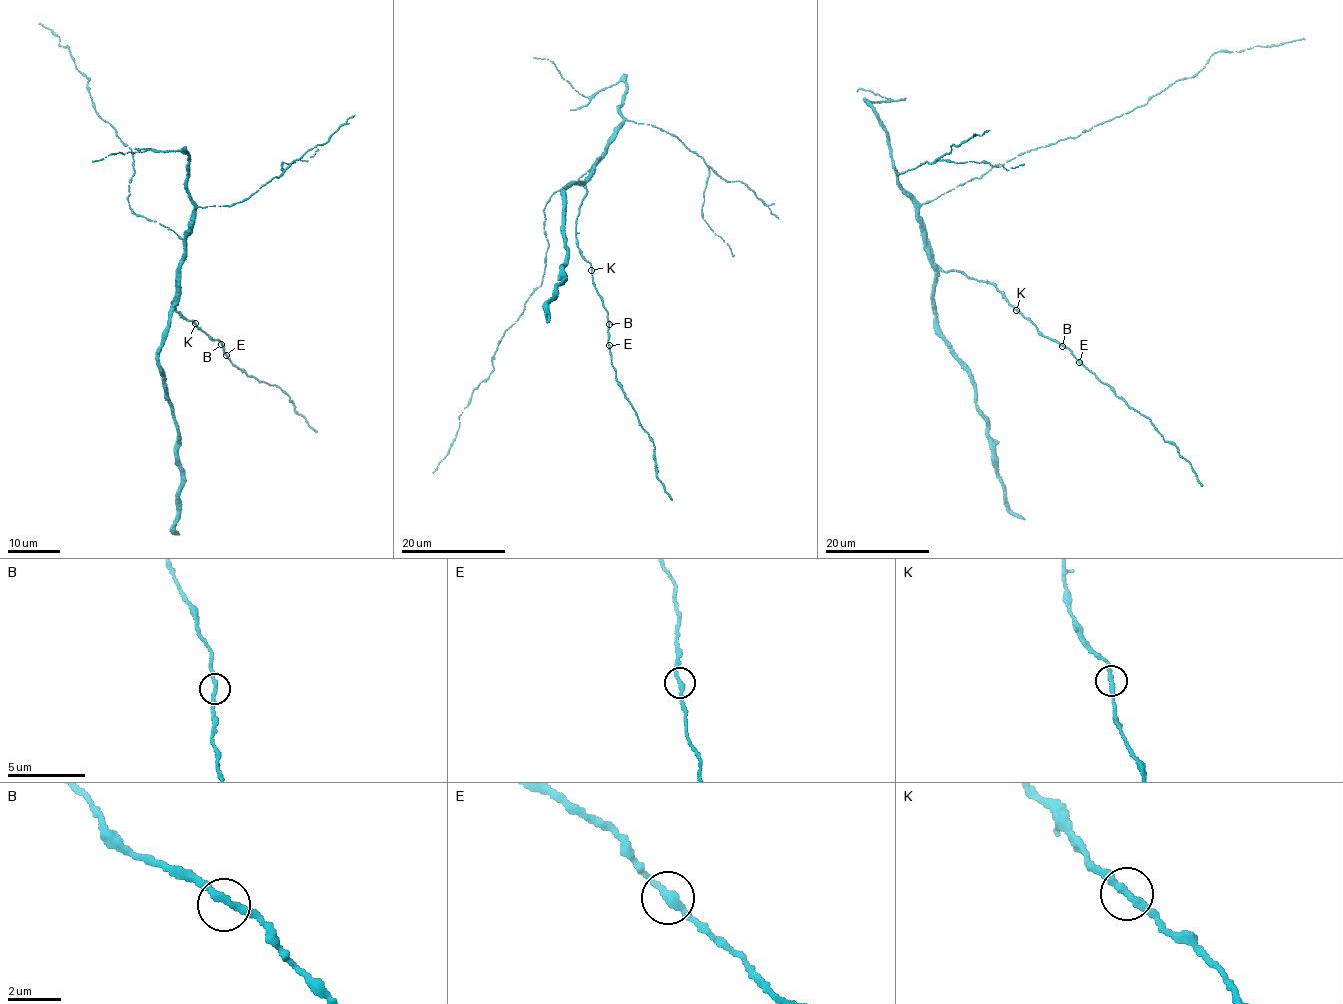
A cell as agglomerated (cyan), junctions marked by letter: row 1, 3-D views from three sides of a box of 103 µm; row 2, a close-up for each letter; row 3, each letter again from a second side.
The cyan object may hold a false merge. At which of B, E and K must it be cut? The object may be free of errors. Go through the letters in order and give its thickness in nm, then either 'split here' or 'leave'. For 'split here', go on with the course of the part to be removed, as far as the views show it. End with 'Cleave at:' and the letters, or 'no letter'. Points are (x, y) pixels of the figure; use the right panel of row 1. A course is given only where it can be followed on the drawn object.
B: 280 nm thick; leave
E: 280 nm thick; leave
K: 280 nm thick; leave
Cleave at: no letter

